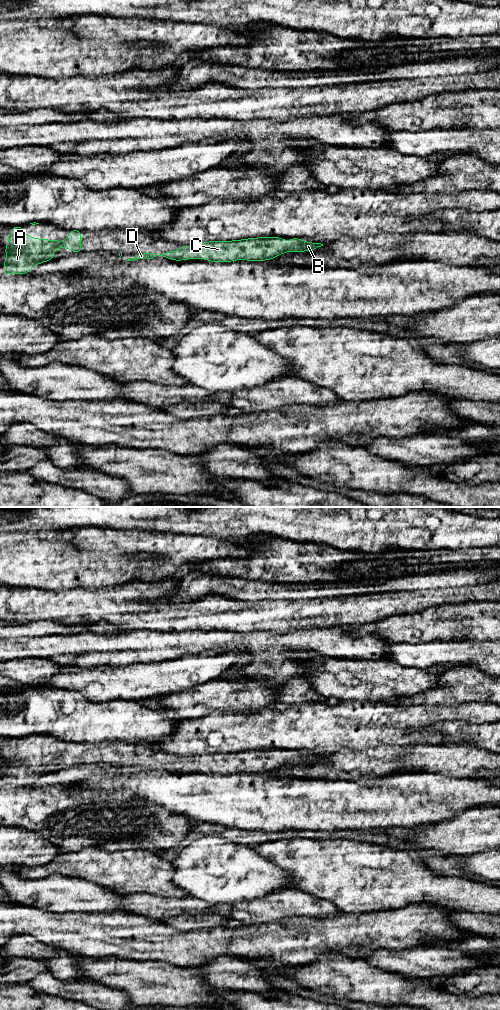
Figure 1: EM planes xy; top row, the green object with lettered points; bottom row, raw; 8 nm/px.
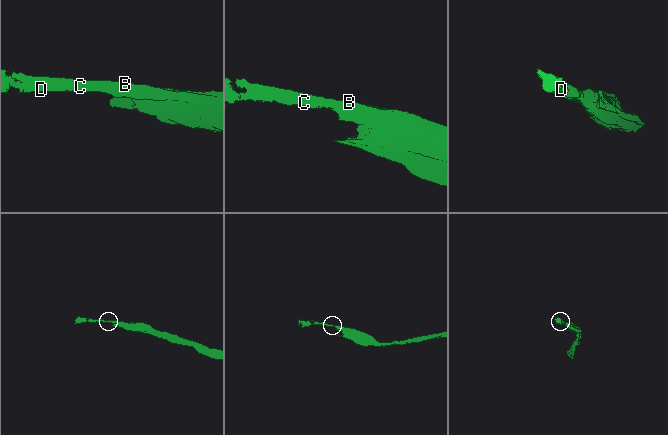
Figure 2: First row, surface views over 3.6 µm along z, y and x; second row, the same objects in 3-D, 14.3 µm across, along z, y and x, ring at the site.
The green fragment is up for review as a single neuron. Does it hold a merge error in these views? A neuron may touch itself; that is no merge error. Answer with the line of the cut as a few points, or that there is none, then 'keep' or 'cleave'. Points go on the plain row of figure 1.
cut none; keep

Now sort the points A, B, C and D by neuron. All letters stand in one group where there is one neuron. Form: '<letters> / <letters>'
A B C D

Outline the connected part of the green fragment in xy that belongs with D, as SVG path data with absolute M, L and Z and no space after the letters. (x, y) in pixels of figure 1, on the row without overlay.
M259 749L233 753L203 754L192 759L182 758L177 763L167 763L162 767L150 764L141 765L126 773L145 770L153 771L156 768L163 768L176 773L187 771L206 771L210 774L231 774L239 771L269 773L283 765L314 763L317 759L321 758L323 756L305 754L299 750L289 750L287 753L280 749Z

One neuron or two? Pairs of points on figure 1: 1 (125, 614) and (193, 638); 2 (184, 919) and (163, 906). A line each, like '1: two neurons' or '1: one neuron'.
1: two neurons
2: two neurons

